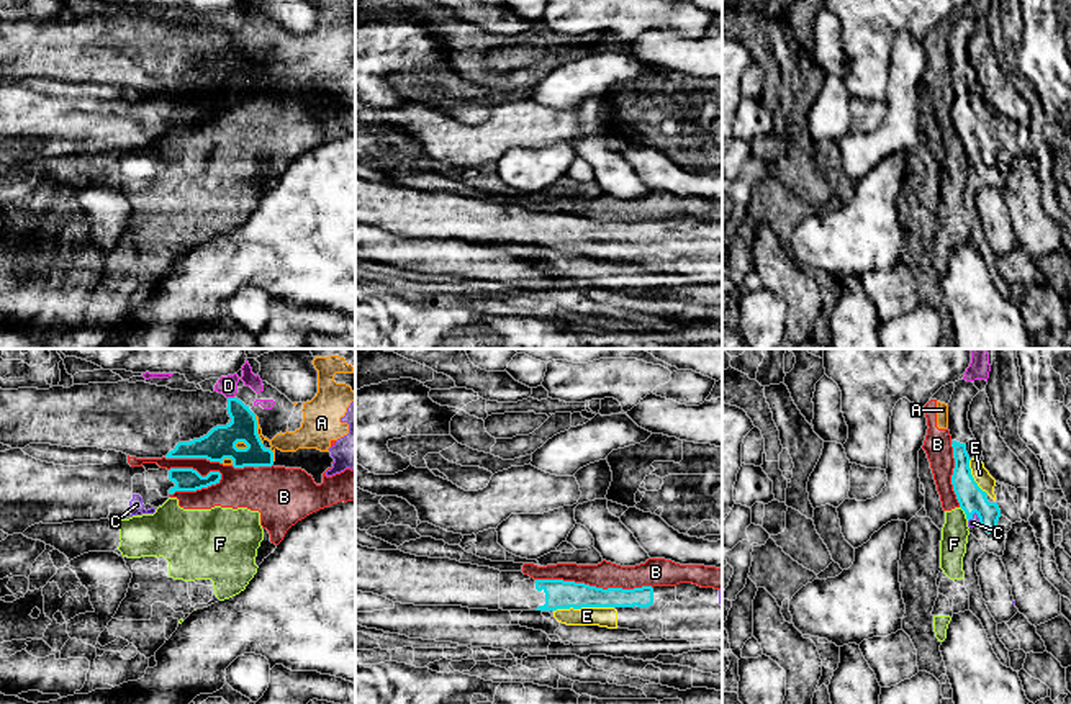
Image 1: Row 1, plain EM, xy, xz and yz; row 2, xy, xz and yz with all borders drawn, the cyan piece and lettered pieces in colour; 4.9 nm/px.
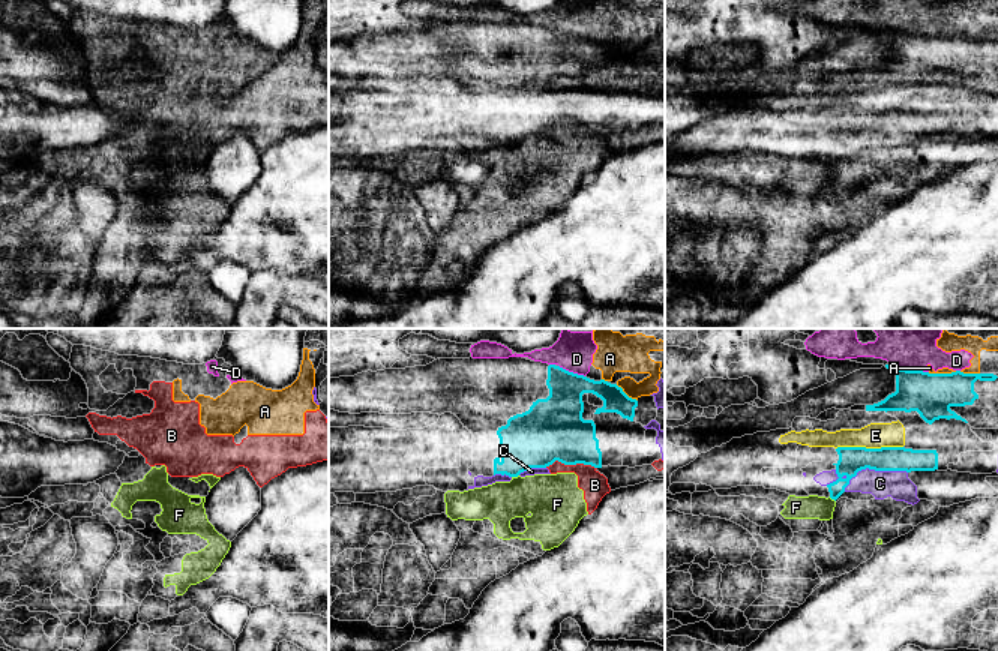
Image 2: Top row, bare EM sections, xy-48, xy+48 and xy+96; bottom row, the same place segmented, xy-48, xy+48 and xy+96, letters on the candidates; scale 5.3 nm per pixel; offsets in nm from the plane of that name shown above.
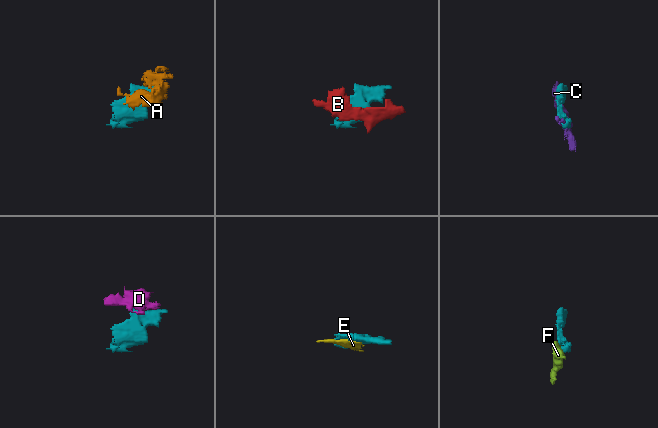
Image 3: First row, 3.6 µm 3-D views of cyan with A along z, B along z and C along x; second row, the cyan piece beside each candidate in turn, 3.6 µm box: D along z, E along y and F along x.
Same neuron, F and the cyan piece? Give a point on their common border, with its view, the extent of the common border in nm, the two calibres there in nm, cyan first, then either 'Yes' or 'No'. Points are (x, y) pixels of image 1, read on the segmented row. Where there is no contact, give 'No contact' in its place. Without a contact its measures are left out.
Touches cyan at yz (965, 513). Shared border 80 nm. Thickness 140 nm (cyan) against 130 nm. No

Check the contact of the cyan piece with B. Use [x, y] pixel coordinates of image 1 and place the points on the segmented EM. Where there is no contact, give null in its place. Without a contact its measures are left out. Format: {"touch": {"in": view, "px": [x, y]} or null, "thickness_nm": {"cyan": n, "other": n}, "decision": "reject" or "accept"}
{"touch": {"in": "xz", "px": [595, 586]}, "thickness_nm": {"cyan": 140, "other": 130}, "decision": "reject"}

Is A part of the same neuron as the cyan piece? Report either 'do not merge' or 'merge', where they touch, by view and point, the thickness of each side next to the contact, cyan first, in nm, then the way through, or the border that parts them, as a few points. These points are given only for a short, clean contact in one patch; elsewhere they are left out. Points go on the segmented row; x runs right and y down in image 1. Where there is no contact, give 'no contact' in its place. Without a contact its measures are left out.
do not merge | xy (256, 431) | 160/110 nm

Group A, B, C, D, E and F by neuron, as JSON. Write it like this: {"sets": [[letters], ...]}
{"sets": [["A", "B", "C", "D", "F"], ["E"]]}

